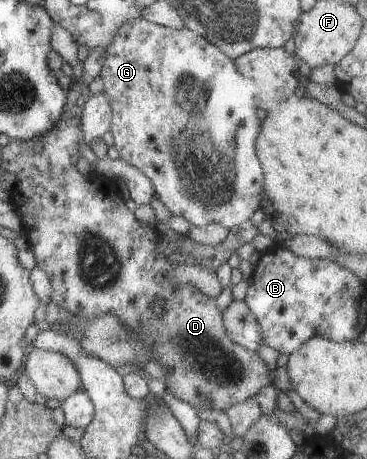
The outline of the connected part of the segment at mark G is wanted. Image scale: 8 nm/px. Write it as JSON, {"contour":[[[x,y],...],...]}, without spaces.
{"contour":[[[134,19],[120,23],[113,32],[111,41],[105,48],[106,56],[100,76],[103,80],[103,92],[109,100],[112,118],[109,130],[113,136],[113,145],[119,158],[134,166],[149,178],[157,198],[166,206],[172,215],[181,216],[191,226],[204,226],[216,222],[226,229],[248,220],[259,208],[260,191],[263,183],[263,172],[256,156],[255,140],[259,131],[260,121],[256,117],[257,110],[250,102],[250,94],[254,84],[248,82],[234,66],[233,59],[228,58],[213,44],[188,29],[171,29],[162,25],[149,23],[147,20]]]}

